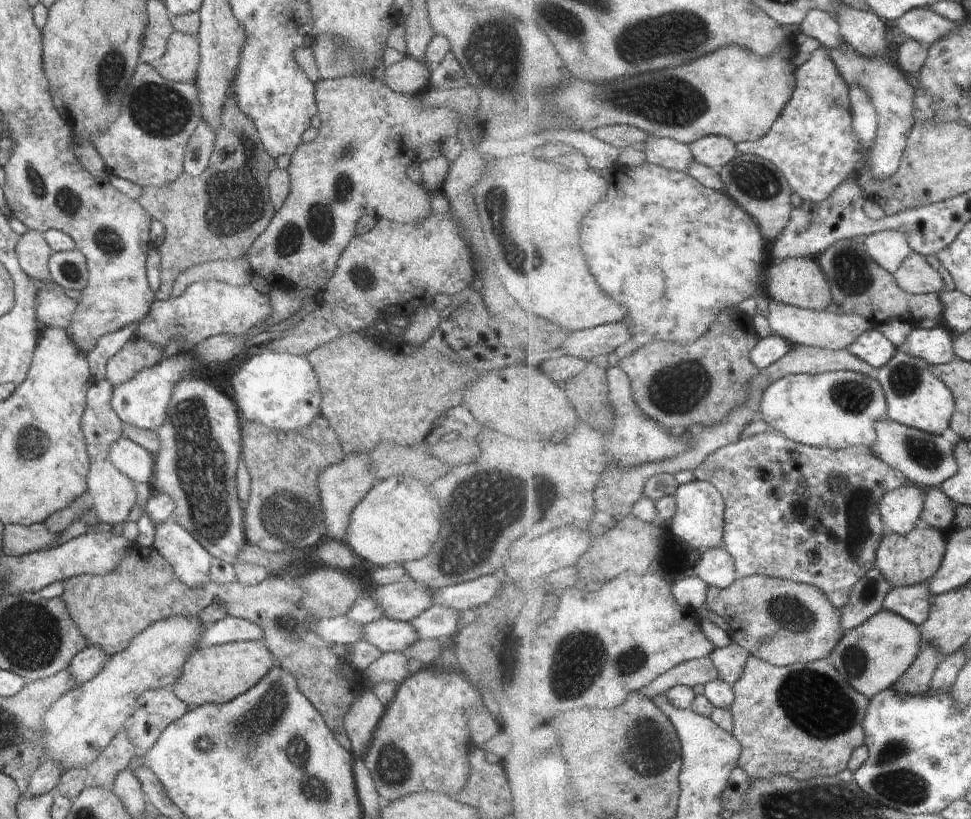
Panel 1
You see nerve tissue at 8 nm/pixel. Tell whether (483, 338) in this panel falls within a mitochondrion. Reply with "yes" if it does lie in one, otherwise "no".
no

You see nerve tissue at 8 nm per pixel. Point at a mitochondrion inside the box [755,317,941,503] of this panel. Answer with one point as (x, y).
(854, 397)

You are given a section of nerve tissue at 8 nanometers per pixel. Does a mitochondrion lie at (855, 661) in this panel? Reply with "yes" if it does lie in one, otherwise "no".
yes

